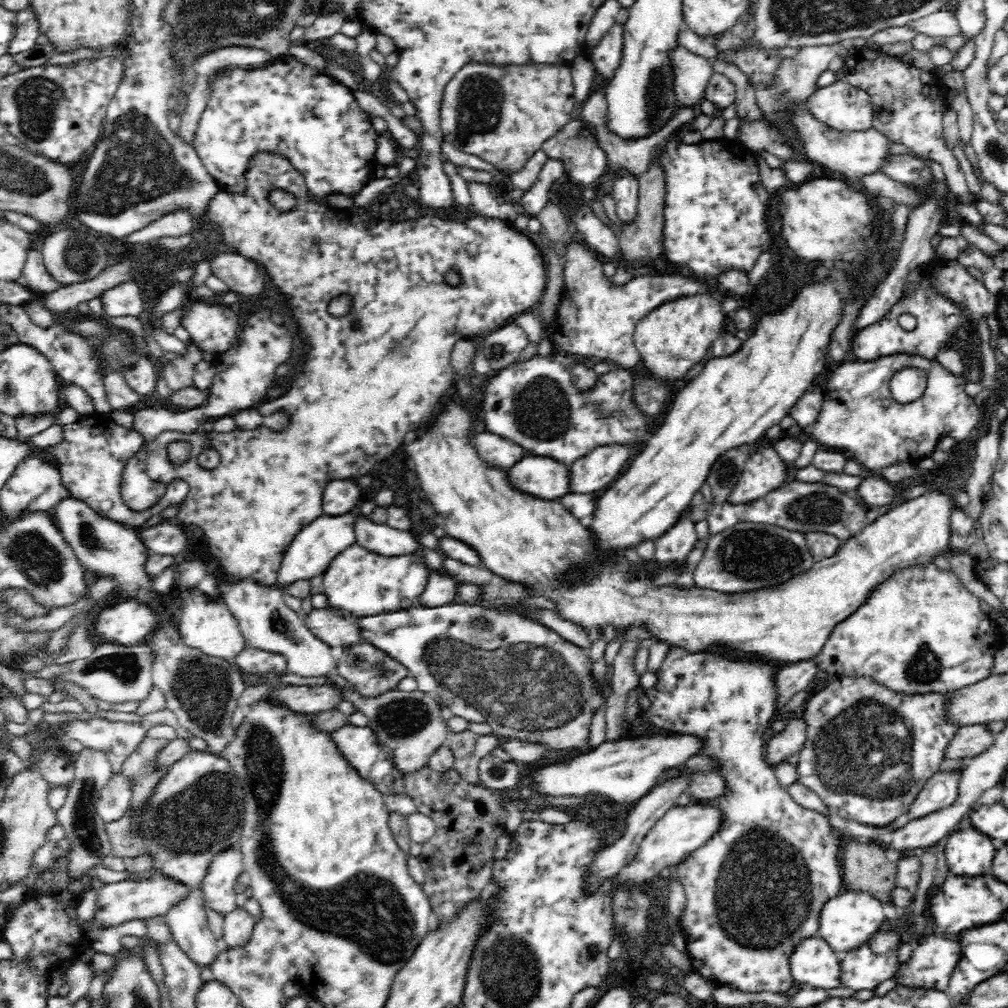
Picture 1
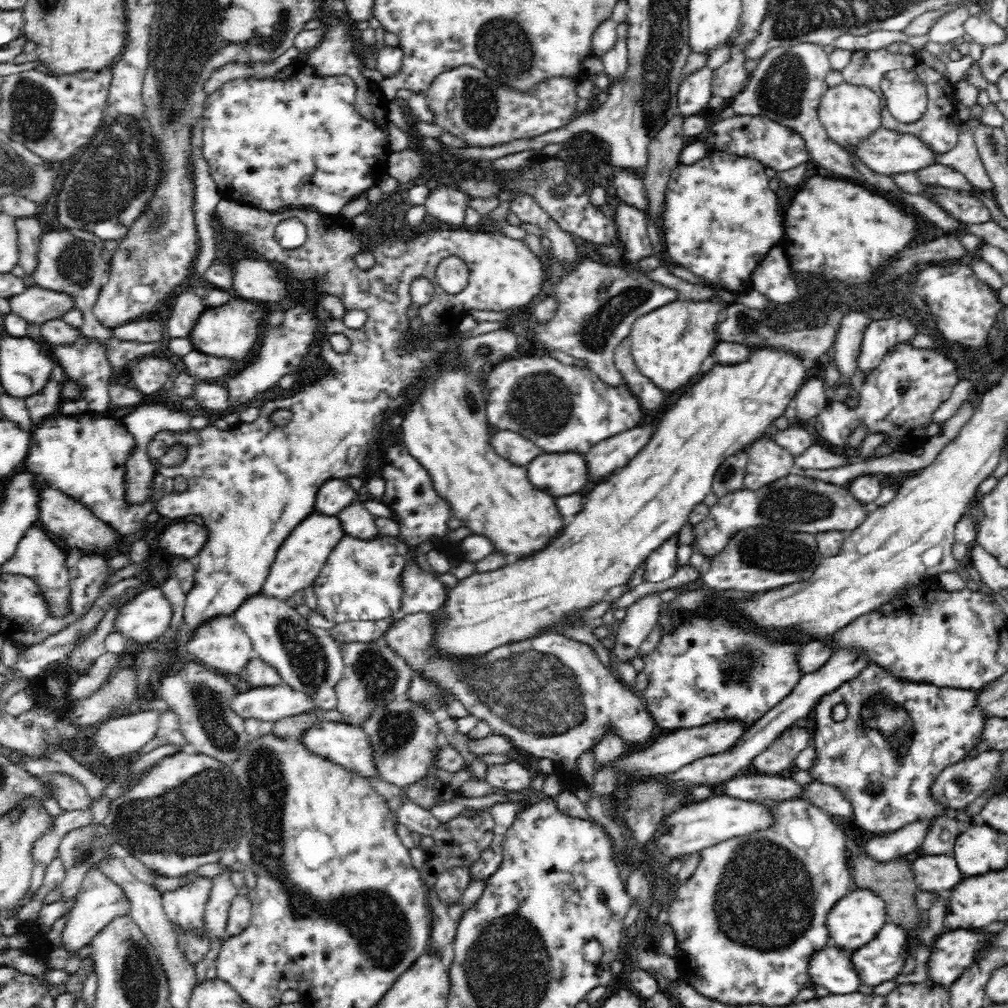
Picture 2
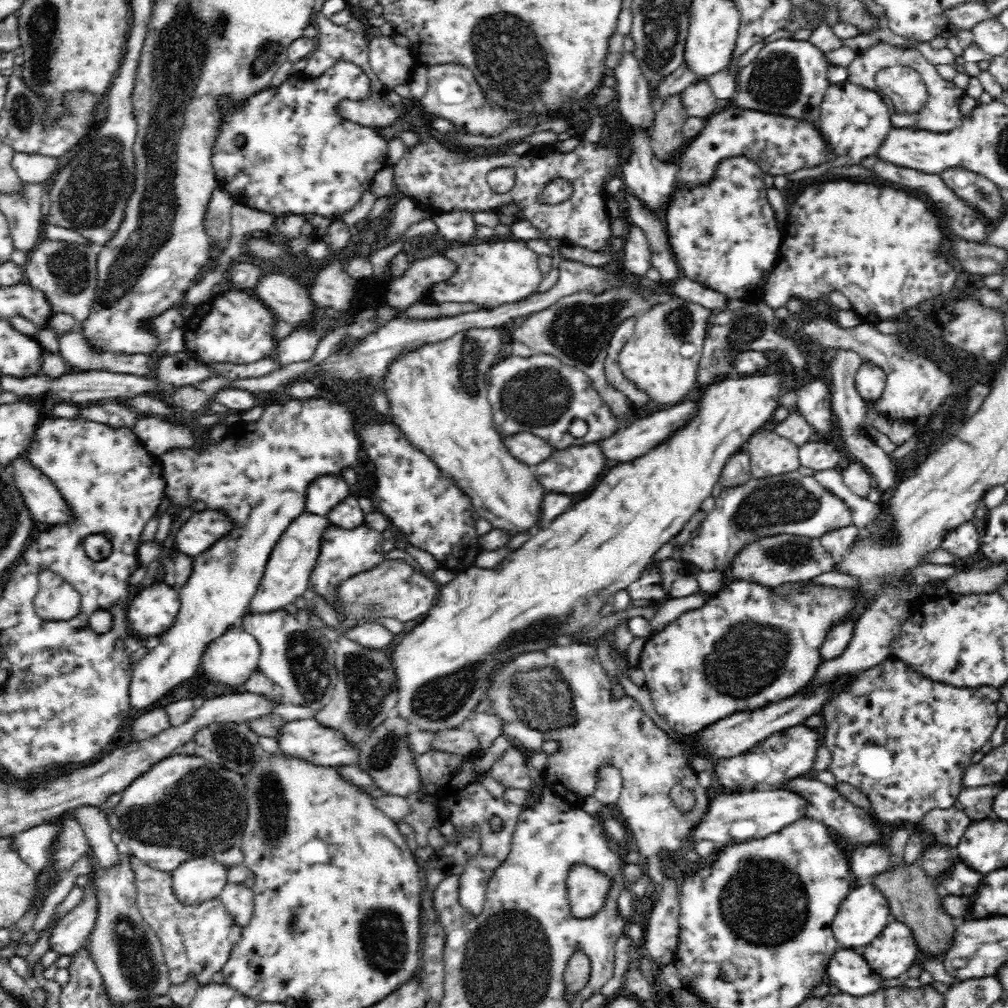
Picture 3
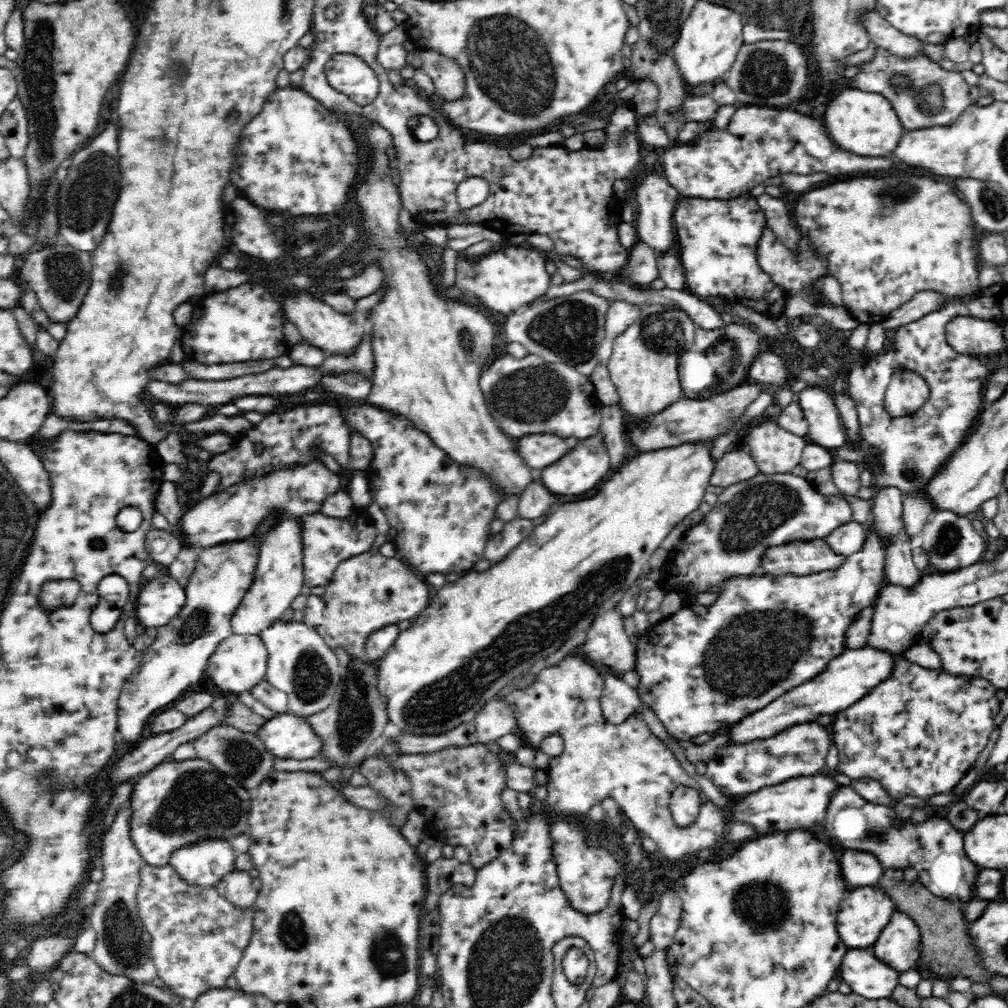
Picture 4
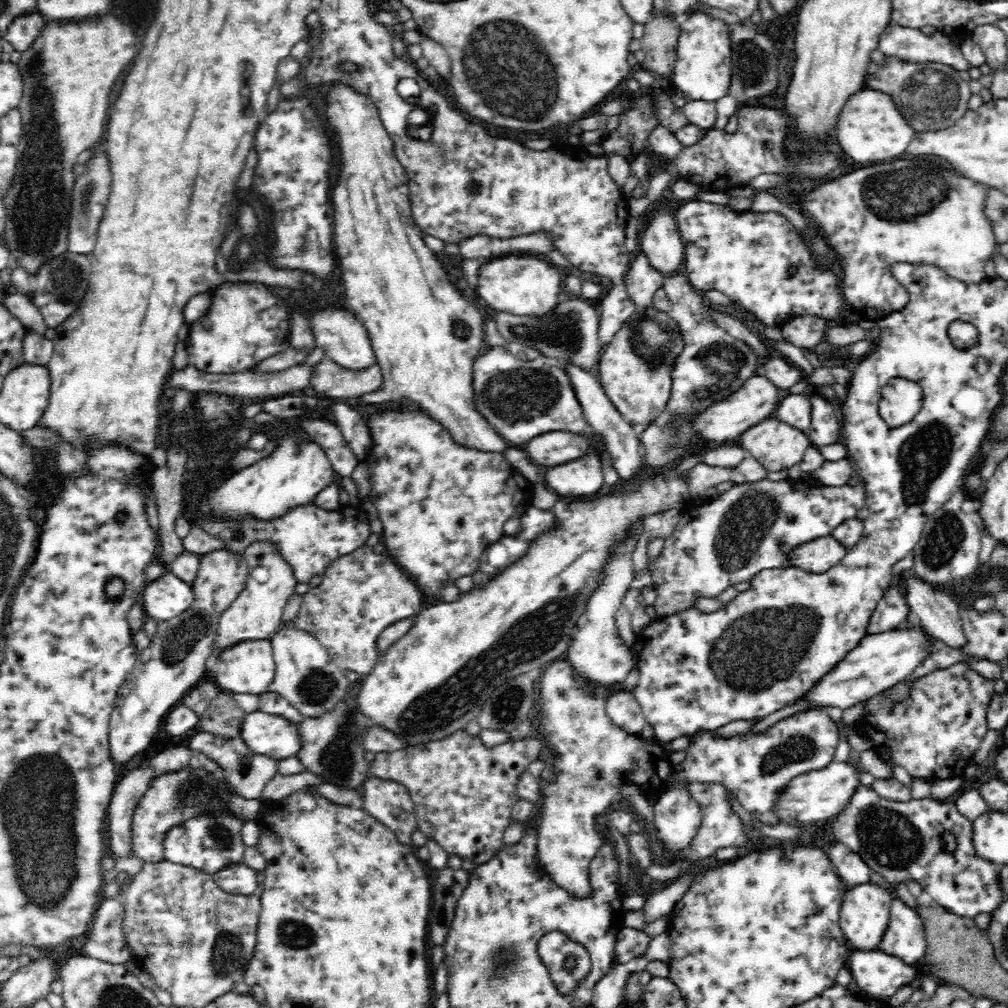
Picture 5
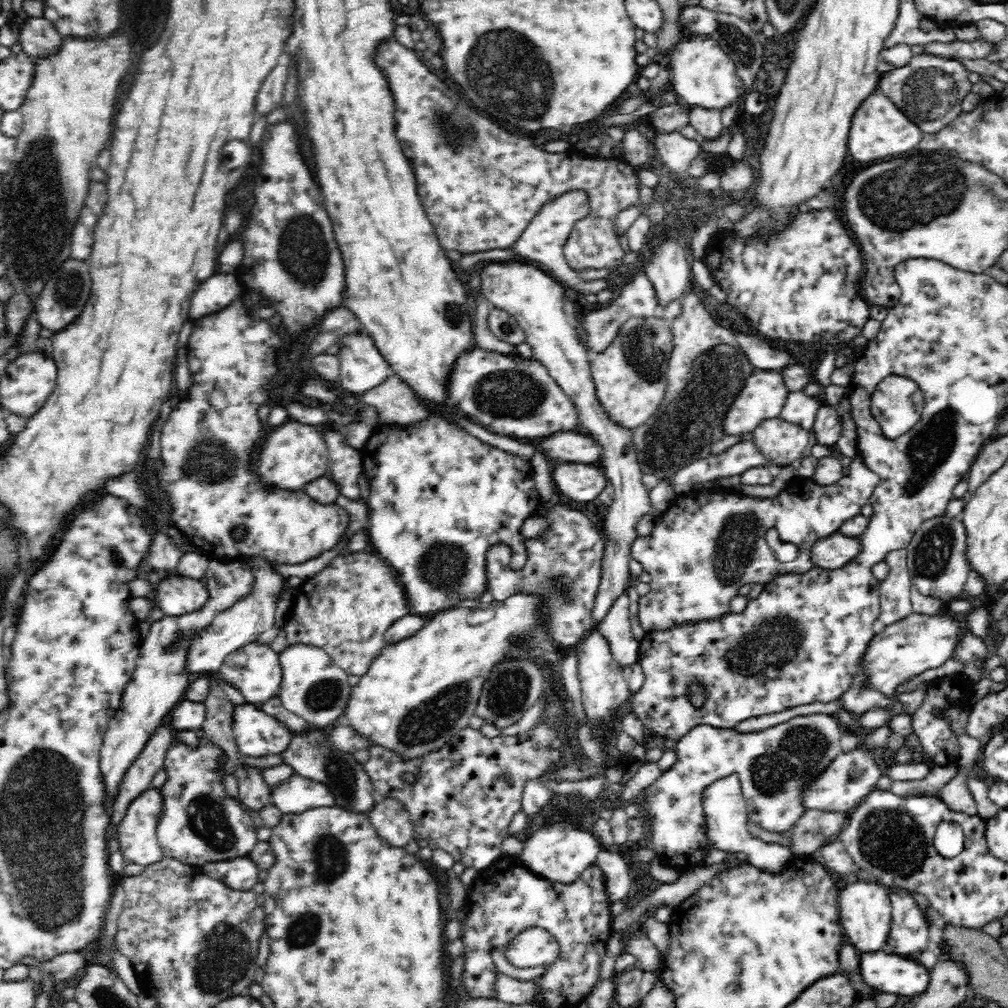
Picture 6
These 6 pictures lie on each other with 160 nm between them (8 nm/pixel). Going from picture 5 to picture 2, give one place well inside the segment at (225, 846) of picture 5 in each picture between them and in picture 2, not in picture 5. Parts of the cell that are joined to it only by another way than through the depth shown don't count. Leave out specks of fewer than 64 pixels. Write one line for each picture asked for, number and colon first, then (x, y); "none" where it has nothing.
2: (185, 905)
3: (196, 880)
4: (204, 861)

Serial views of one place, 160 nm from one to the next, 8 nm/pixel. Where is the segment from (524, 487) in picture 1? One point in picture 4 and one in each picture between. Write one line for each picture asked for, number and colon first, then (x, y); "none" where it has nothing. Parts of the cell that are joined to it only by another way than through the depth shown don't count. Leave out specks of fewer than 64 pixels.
2: (562, 474)
3: (575, 469)
4: (583, 469)

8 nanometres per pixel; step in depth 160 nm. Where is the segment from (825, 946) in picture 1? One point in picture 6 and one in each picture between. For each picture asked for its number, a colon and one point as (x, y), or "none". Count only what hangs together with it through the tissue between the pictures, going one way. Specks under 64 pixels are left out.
2: (833, 968)
3: (849, 971)
4: (866, 975)
5: (881, 975)
6: (894, 974)

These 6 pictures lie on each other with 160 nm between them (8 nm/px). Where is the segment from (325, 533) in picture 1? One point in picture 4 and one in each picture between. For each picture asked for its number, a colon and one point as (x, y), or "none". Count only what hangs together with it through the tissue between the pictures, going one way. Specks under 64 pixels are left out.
2: (301, 556)
3: (286, 575)
4: (277, 579)

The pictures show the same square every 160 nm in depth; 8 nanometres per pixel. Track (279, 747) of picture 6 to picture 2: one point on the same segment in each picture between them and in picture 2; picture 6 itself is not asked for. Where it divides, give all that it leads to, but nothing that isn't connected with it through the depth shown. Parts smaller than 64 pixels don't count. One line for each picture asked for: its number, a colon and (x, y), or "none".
2: (348, 746)
3: (304, 739)
4: (288, 736)
5: (263, 734)

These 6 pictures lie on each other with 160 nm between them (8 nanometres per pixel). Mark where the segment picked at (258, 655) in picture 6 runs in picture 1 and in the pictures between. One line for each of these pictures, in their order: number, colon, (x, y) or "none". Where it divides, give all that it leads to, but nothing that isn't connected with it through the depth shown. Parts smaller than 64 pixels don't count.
1: (208, 626)
2: (221, 645)
3: (232, 659)
4: (239, 664)
5: (249, 667)

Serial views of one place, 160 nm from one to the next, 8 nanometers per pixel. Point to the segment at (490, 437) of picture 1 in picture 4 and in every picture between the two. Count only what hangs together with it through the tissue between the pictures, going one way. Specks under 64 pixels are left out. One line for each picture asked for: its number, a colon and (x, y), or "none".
2: (521, 451)
3: (532, 450)
4: (538, 452)

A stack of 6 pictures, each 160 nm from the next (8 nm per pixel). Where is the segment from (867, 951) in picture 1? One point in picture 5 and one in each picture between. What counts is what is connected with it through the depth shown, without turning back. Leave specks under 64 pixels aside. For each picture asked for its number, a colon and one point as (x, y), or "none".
2: (883, 958)
3: (892, 953)
4: (899, 945)
5: (905, 937)

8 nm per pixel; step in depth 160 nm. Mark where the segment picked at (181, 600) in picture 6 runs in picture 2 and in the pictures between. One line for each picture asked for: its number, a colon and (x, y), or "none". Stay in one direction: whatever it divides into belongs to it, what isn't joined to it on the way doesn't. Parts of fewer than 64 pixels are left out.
2: (144, 618)
3: (153, 610)
4: (161, 598)
5: (164, 598)

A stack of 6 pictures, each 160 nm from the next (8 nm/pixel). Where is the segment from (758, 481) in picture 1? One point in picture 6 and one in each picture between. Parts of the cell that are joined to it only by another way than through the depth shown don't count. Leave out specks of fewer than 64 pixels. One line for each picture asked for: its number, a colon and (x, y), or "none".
2: (768, 461)
3: (771, 454)
4: (776, 450)
5: (776, 445)
6: (781, 441)

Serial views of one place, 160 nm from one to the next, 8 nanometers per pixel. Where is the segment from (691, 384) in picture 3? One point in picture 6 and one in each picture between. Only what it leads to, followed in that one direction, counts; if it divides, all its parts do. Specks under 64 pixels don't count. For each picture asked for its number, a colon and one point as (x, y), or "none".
4: (643, 367)
5: (634, 370)
6: (629, 376)

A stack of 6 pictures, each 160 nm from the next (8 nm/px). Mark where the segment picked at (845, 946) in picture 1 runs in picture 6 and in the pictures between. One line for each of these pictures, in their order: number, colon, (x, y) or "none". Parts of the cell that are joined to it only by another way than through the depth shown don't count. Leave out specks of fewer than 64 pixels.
2: (856, 919)
3: (862, 915)
4: (863, 913)
5: (864, 916)
6: (865, 911)

